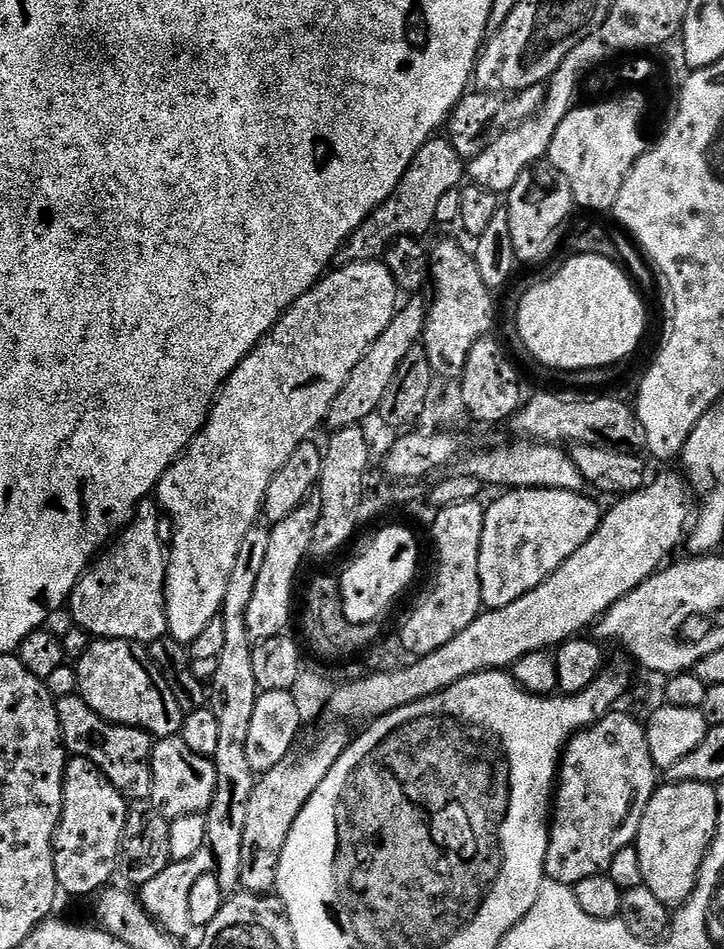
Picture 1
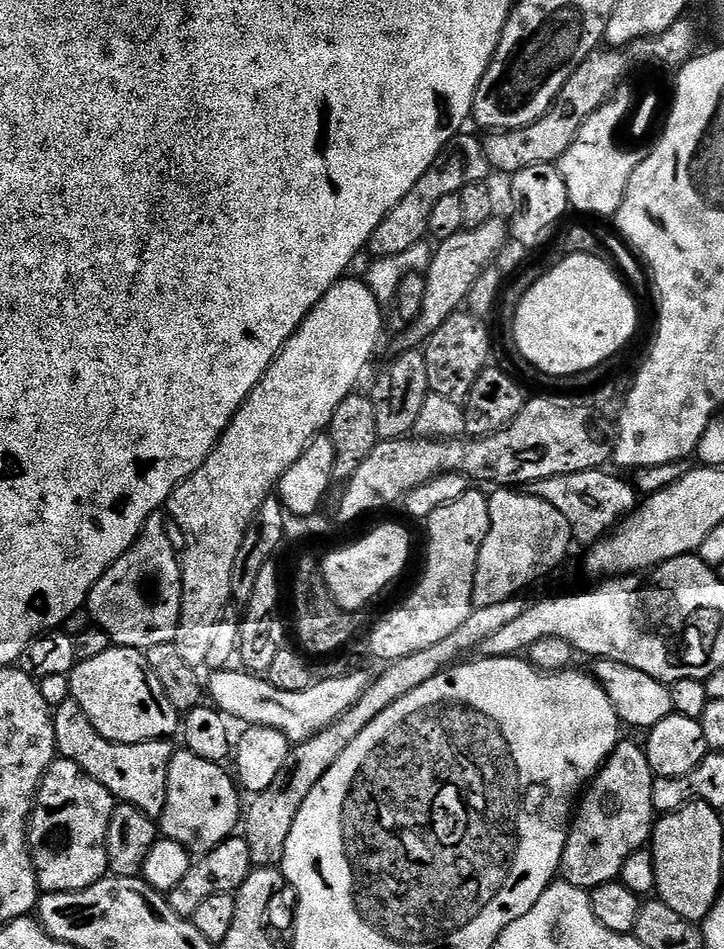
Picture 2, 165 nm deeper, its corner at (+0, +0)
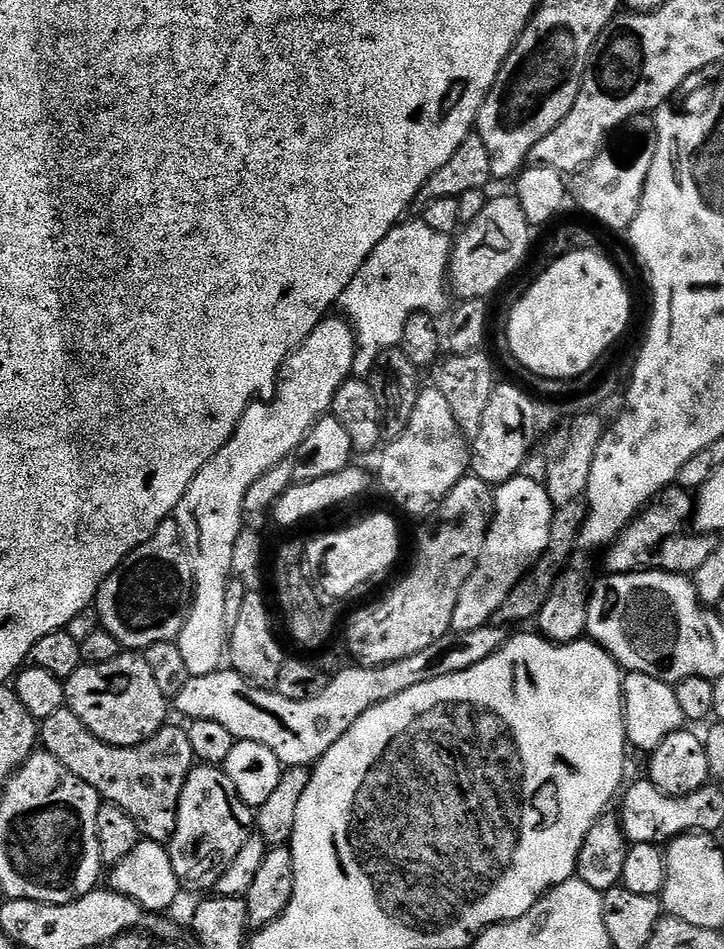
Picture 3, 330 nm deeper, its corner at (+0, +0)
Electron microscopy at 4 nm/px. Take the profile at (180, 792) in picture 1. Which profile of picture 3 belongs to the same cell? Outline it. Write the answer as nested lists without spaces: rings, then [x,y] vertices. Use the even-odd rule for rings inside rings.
[[[201,763],[193,766],[186,786],[182,786],[182,798],[178,800],[178,826],[174,838],[166,845],[181,889],[185,893],[207,893],[215,889],[226,866],[238,858],[242,846],[246,846],[246,838],[253,834],[253,809],[242,802],[223,767]]]

